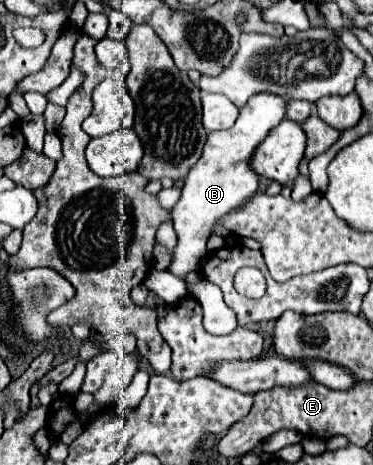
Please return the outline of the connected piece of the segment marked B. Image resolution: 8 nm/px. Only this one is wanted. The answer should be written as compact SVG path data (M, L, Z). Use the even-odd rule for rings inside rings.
M259 92L251 96L247 104L239 110L239 118L229 130L217 130L207 136L203 154L187 174L183 182L183 194L179 202L173 206L173 226L179 236L173 262L169 266L173 274L187 276L189 272L199 270L199 264L207 254L205 244L213 234L213 228L219 222L219 218L223 218L231 210L241 208L259 190L259 174L255 174L251 158L255 148L285 118L287 102L289 100L279 98L279 94Z

